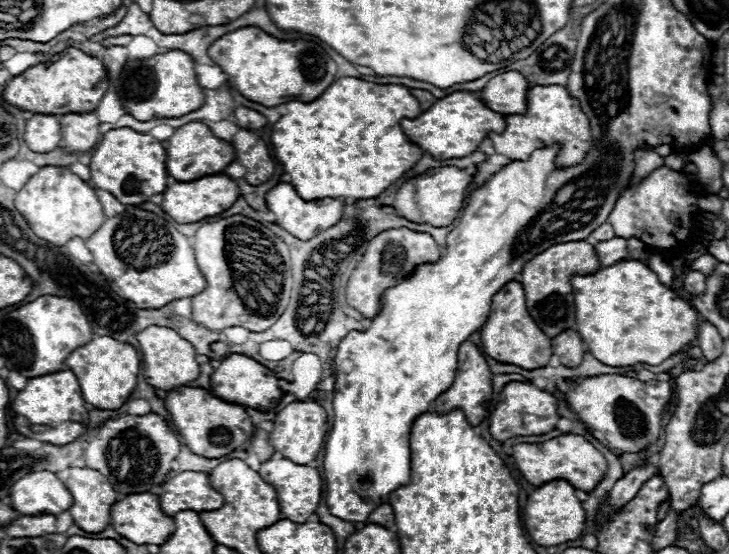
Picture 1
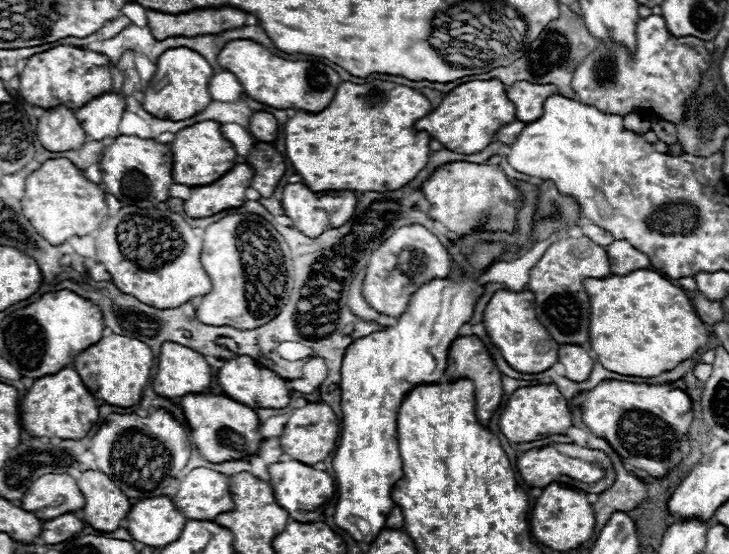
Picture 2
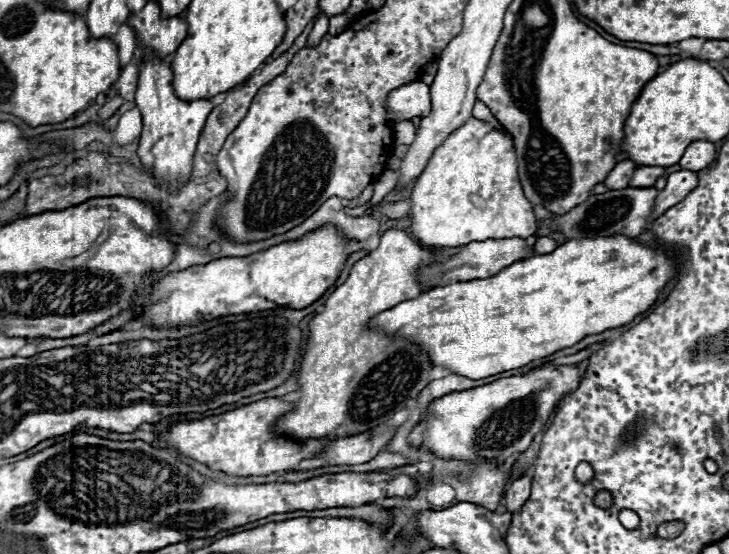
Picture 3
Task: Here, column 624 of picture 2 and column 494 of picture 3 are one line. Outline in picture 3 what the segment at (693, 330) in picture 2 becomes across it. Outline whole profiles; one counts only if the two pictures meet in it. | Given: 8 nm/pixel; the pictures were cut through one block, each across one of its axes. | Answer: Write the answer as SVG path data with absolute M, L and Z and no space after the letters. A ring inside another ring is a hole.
M610 236L610 238L594 238L594 240L568 240L566 244L558 246L554 252L550 254L534 254L532 258L528 260L520 260L520 262L514 262L510 266L506 266L504 270L500 270L498 274L490 276L490 278L480 278L480 280L468 280L468 282L454 282L454 284L448 284L448 286L438 286L438 288L432 288L424 294L420 294L418 298L414 300L404 300L402 304L390 308L390 310L384 310L380 312L378 316L374 316L370 322L368 322L368 328L376 328L380 330L382 334L386 336L392 336L392 338L404 338L408 340L410 344L416 344L422 352L428 354L432 366L442 366L446 370L450 370L452 374L458 374L458 376L464 376L464 378L470 378L470 380L480 380L480 378L488 378L488 376L494 376L494 374L500 374L500 372L506 372L506 370L514 370L514 368L522 368L526 366L528 362L536 360L536 358L546 358L562 348L568 348L568 346L574 346L576 342L580 342L584 336L590 336L590 334L600 334L604 330L610 330L610 328L616 328L616 326L624 326L628 322L632 322L638 314L646 312L654 300L658 300L662 288L666 286L666 282L674 276L676 272L676 266L672 262L672 258L668 258L660 248L648 248L640 242L636 242L634 238L626 238L626 236Z

